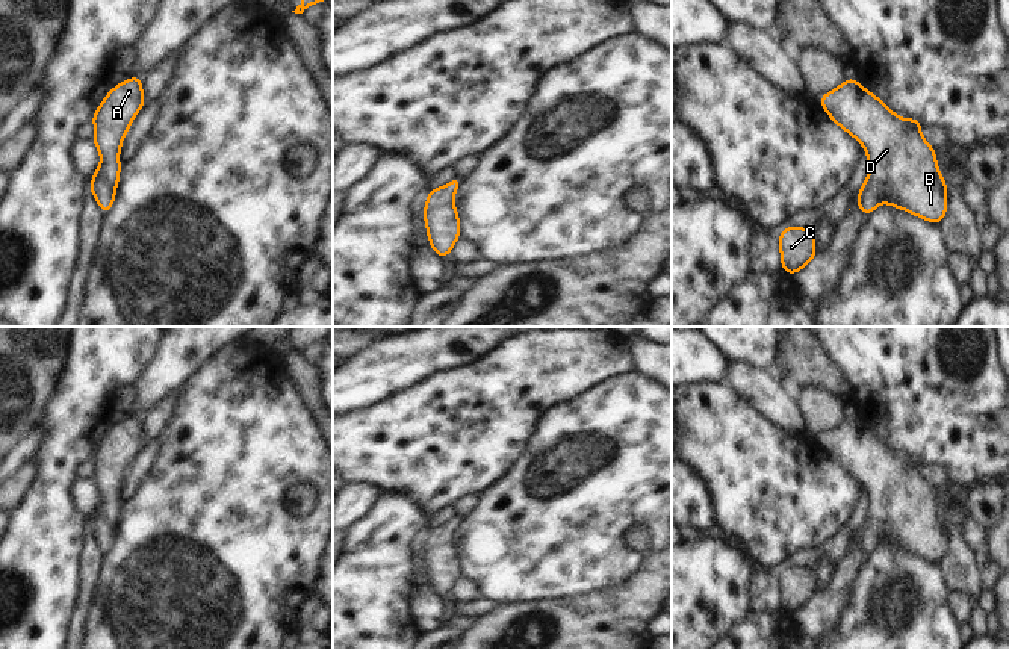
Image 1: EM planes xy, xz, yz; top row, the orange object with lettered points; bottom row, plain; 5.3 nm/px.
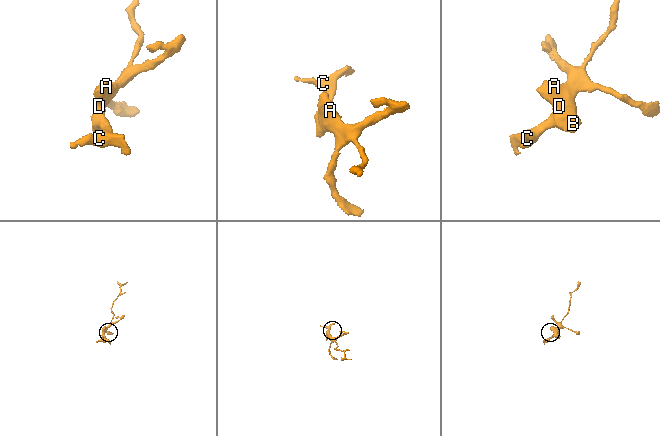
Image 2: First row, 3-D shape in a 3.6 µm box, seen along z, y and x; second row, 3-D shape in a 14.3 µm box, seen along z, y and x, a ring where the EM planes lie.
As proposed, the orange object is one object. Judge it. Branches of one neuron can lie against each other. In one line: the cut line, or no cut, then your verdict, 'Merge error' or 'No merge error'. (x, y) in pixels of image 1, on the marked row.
No split. No merge error

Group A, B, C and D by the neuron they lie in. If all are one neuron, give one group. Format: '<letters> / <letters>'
A B C D

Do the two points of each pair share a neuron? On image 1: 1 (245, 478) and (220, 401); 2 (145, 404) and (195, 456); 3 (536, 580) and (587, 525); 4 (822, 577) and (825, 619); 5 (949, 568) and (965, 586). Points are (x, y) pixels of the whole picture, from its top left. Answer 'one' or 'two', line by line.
1: one
2: two
3: one
4: two
5: one

